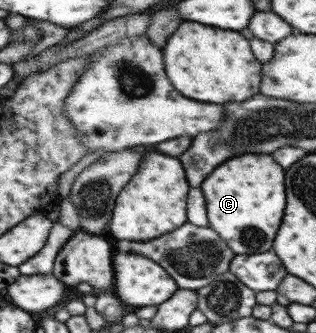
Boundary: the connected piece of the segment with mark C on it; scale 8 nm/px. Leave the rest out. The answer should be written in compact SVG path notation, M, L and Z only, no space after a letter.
M242 154L216 166L202 182L208 226L228 244L234 255L270 250L284 210L284 172L264 154Z

